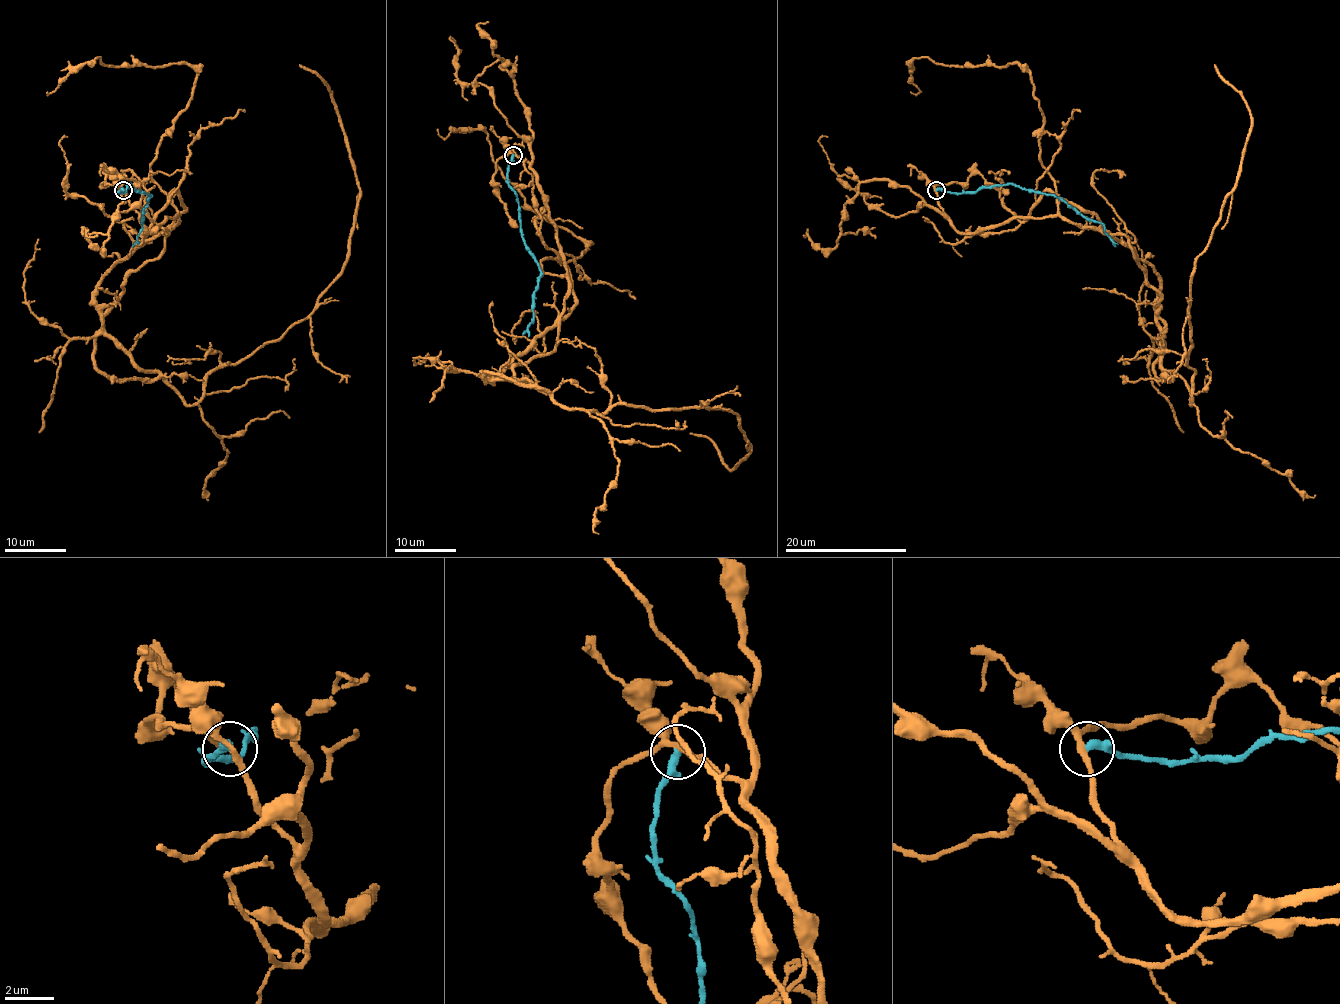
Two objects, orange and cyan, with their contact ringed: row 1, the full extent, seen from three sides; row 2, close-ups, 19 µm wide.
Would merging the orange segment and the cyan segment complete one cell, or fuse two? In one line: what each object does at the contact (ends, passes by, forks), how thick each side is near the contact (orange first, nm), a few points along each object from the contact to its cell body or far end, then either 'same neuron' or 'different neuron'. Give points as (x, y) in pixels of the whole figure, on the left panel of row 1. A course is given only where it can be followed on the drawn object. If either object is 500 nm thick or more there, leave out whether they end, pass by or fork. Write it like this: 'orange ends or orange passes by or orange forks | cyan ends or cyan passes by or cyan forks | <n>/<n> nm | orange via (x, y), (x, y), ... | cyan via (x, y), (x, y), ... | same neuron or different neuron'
orange forks | cyan ends | 200/360 nm | orange via (123, 190), (147, 234), (178, 222), (94, 305), (195, 404), (347, 258), (359, 190), (330, 89), (300, 65) | cyan via (123, 190), (117, 193), (123, 193), (131, 183), (150, 197), (143, 214), (143, 226), (132, 246) | different neuron

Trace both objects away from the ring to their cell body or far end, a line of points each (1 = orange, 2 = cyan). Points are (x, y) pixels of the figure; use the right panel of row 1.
1: (935, 190), (960, 232), (1062, 215), (1123, 240), (1191, 404), (1190, 278), (1251, 124), (1214, 65)
2: (937, 190), (973, 193), (1014, 183), (1059, 197), (1103, 226), (1115, 246)

